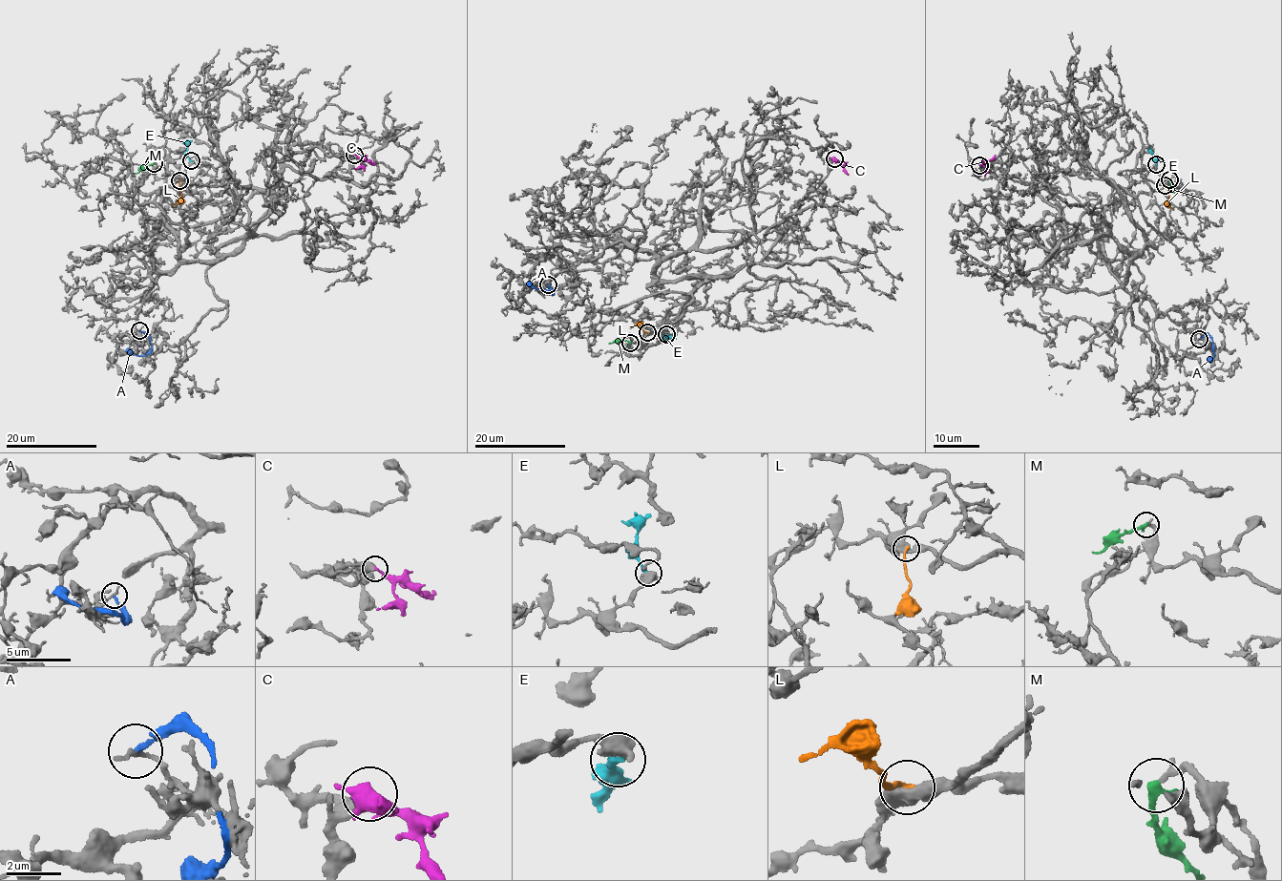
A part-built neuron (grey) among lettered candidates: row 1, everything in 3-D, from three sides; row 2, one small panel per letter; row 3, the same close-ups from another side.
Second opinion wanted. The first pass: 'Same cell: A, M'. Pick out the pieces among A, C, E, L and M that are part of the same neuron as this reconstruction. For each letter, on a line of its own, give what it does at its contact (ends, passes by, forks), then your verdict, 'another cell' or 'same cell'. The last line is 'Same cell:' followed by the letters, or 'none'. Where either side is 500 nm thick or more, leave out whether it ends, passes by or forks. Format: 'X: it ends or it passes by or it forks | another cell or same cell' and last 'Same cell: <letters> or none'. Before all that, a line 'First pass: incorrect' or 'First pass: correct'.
First pass: incorrect
A: it ends | another cell
C: it ends | another cell
E: same cell
L: another cell
M: it ends | same cell
Same cell: E, M

